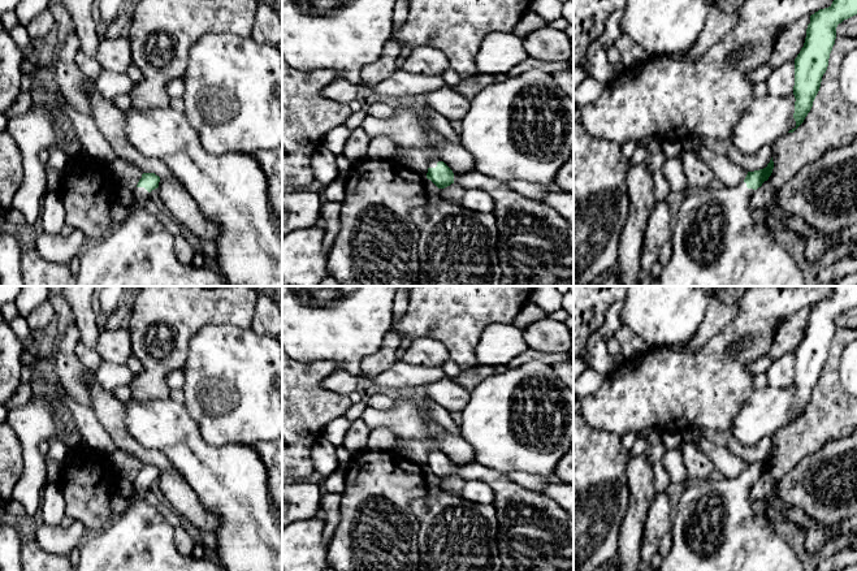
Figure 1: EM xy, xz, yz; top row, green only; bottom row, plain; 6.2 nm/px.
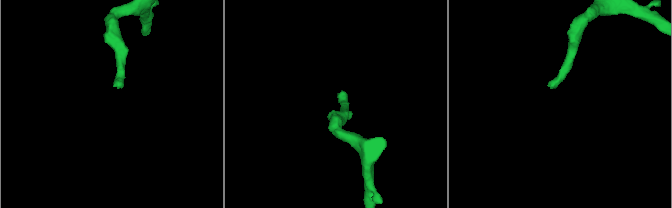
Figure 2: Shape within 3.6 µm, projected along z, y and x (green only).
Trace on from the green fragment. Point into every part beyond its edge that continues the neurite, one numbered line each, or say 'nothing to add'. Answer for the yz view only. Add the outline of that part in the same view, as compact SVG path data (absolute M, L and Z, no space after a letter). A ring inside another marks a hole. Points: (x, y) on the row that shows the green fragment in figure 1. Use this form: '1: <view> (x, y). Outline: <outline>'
1: yz (715, 242). Outline: M714 183L688 190L672 228L670 261L659 274L661 286L805 286L804 274L766 225L753 220L749 199L753 189Z

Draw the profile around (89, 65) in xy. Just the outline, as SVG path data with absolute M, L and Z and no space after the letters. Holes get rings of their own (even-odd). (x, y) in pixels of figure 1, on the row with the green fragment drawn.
M82 51L75 55L75 64L82 70L82 73L91 81L96 81L103 70L96 57L88 56Z

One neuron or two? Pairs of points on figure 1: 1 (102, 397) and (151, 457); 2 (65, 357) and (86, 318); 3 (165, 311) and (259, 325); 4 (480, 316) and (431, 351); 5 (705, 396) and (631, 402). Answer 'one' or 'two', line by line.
1: one
2: two
3: two
4: two
5: one

